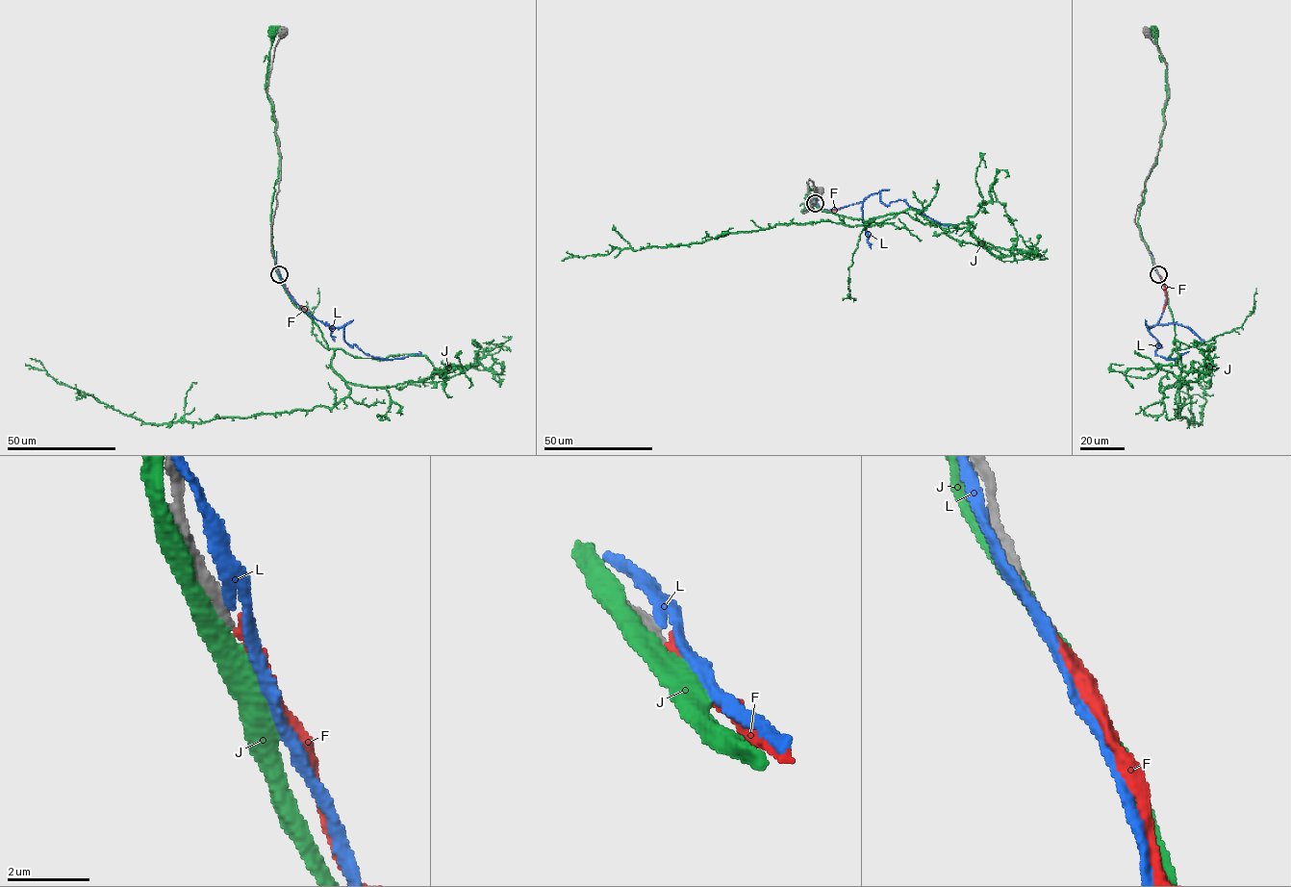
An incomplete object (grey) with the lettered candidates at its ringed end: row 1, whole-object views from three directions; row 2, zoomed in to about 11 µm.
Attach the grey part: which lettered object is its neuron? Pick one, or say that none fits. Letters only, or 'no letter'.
F

